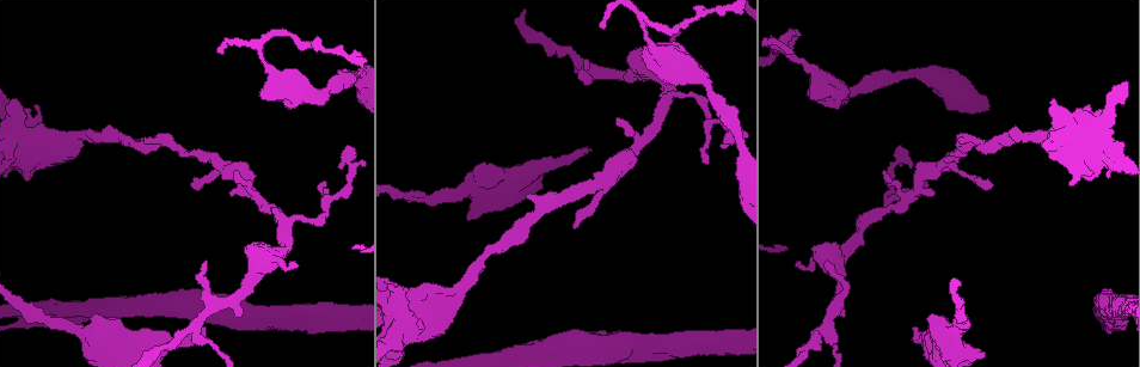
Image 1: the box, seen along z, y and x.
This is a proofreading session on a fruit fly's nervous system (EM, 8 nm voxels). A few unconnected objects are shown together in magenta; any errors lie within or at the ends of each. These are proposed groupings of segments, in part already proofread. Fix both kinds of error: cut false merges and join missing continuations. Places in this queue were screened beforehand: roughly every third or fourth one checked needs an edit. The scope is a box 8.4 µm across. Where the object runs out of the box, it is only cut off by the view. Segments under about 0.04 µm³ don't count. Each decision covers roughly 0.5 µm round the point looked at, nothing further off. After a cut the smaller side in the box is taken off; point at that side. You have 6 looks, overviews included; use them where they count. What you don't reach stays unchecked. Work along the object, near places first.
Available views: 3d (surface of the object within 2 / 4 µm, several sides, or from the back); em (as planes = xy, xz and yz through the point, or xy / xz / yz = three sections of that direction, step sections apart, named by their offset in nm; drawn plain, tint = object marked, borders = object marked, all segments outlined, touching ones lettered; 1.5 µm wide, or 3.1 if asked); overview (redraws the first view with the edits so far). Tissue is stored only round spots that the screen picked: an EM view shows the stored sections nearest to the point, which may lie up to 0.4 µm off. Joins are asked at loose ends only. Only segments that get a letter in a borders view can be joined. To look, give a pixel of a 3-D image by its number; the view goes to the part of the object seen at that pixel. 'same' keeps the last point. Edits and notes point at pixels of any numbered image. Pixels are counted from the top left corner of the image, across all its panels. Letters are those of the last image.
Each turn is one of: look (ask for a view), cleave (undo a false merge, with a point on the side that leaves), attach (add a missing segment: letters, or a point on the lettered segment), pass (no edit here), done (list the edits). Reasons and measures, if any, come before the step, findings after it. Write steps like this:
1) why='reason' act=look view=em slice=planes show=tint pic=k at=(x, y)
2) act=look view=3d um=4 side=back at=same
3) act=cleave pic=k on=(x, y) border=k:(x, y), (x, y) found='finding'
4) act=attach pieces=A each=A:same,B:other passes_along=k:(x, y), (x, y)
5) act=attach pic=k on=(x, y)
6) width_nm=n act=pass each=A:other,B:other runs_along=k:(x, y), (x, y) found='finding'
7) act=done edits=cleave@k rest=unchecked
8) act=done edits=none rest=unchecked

why='free end' act=look view=3d um=2 pic=1 at=(626, 59)

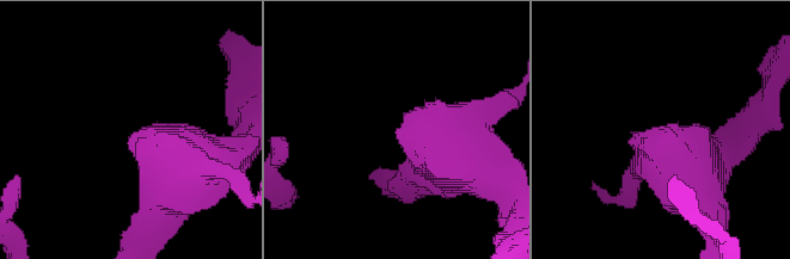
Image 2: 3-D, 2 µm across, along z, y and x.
act=look view=em slice=planes show=tint pic=2 at=(663, 137)

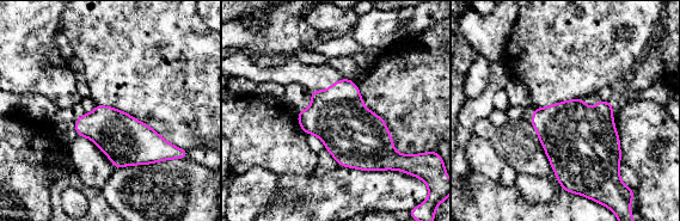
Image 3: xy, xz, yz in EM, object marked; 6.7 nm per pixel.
act=look view=em slice=planes show=borders at=same

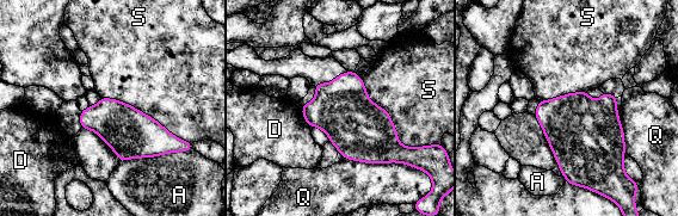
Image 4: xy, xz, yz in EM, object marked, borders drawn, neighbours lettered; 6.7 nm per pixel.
act=pass each=A:other,D:other,Q:other,S:other border=4:(100, 97), (136, 108), (185, 141) found='none of them fits'

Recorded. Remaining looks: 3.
act=look view=3d um=2 pic=1 at=(587, 148)

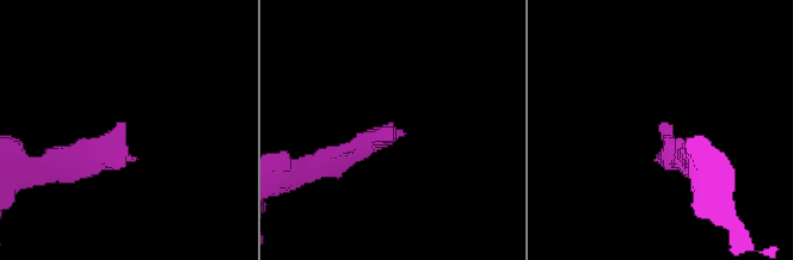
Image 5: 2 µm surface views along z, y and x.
why='now the EM' act=look view=em slice=planes show=plain pic=5 at=(123, 125)

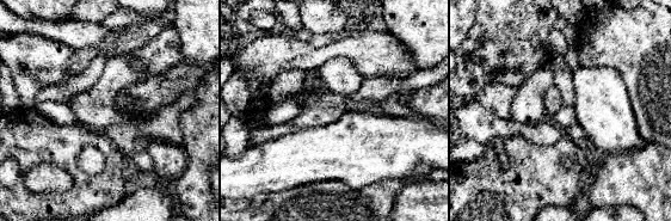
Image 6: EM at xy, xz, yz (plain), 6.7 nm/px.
why='what lies round it' act=look view=em slice=planes show=borders at=same

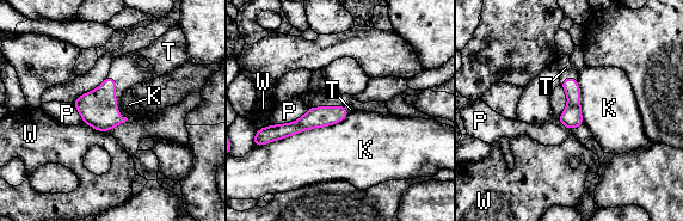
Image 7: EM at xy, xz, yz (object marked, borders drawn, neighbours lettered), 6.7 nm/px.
width_nm=100 act=attach pieces=T each=K:other,P:other,T:same,W:other found='the neuron continues'

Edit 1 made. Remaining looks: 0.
act=done edits=attach@7 rest=unchecked

